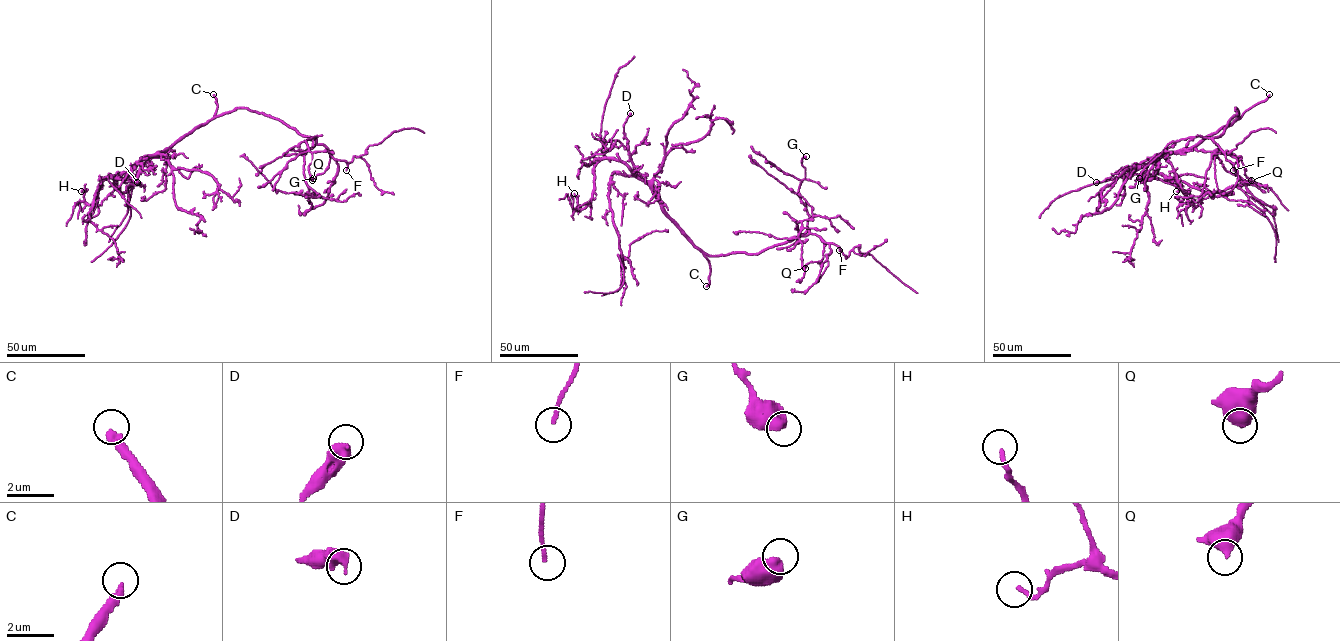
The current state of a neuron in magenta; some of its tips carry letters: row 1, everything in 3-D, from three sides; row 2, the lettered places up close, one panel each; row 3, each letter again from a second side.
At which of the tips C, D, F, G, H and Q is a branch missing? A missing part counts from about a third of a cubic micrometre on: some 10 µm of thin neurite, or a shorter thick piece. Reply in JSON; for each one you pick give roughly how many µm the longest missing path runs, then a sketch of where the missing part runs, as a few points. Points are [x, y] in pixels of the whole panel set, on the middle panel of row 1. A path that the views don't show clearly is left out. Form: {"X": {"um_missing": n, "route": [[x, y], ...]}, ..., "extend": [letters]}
{"C": {"um_missing": 30}, "F": {"um_missing": 20}, "Q": {"um_missing": 5}, "extend": ["C", "F", "Q"]}

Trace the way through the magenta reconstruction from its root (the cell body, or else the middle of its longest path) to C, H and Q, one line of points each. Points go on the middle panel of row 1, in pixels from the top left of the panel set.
C: (688, 237), (708, 261), (710, 275), (706, 286)
H: (688, 237), (665, 210), (656, 193), (621, 162), (603, 158), (596, 164), (592, 197), (579, 210), (574, 193)
Q: (688, 237), (709, 255), (757, 254), (808, 230), (824, 246), (822, 260), (805, 268)

